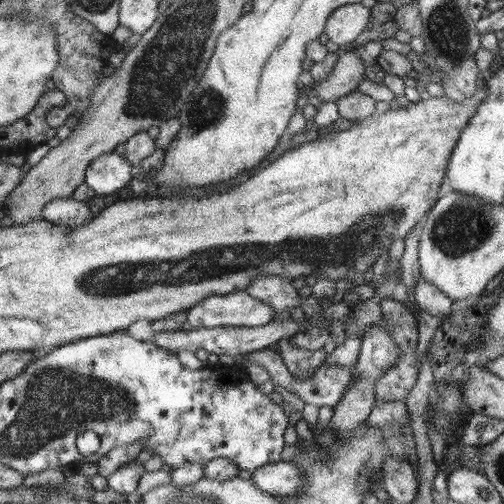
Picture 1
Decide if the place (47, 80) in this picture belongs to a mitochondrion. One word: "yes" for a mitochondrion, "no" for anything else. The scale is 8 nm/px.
no

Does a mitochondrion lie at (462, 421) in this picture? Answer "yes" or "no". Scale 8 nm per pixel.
no

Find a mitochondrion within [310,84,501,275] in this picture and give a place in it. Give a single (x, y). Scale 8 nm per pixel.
(461, 229)

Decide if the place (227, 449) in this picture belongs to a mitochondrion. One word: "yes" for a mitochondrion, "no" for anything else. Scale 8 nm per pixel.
no

